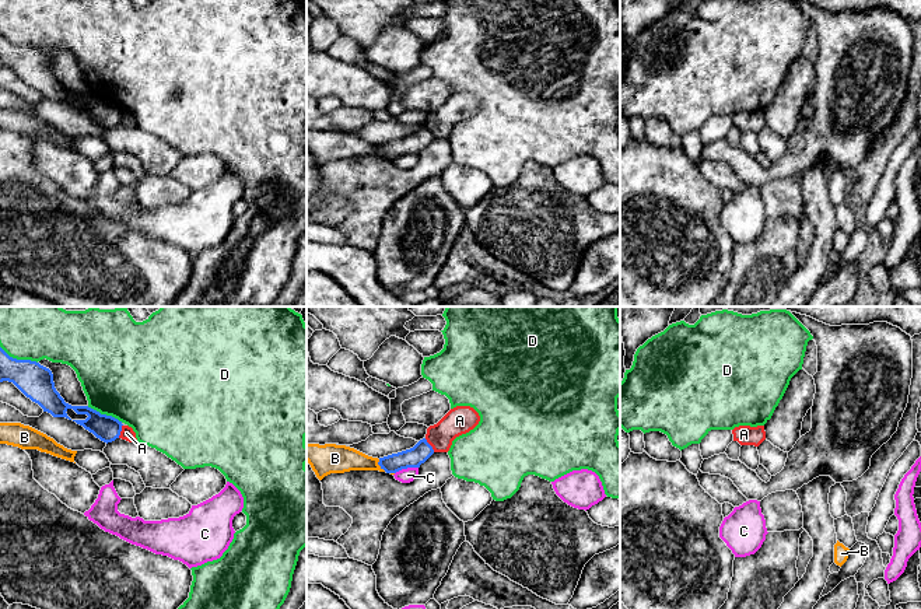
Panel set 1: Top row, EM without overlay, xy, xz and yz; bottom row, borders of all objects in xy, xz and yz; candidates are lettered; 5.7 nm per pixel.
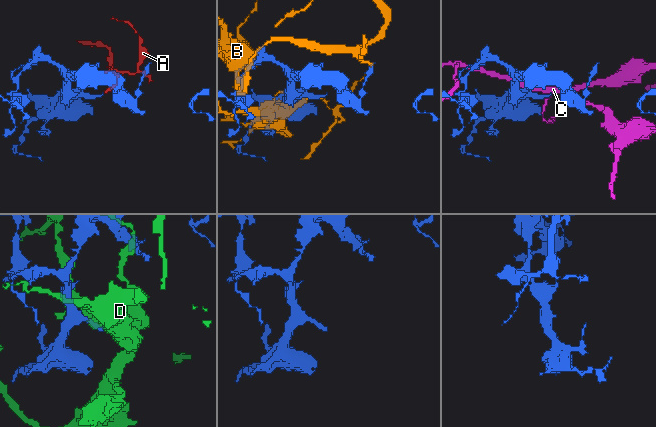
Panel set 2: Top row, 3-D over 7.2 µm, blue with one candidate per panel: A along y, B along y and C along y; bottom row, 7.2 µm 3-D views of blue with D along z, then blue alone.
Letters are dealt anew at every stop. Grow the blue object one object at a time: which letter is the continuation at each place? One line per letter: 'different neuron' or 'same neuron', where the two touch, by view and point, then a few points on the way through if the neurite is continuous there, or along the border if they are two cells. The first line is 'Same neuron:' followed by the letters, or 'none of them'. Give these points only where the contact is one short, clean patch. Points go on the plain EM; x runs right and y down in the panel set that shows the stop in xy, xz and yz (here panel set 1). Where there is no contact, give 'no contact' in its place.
Same neuron: none of them
A: different neuron; contact xz (430, 132); border xz (424, 125), (434, 137)
B: different neuron; contact xz (380, 151)
C: different neuron; contact xz (406, 154); border xz (417, 153), (399, 156), (395, 160)
D: different neuron; contact xy (18, 46)

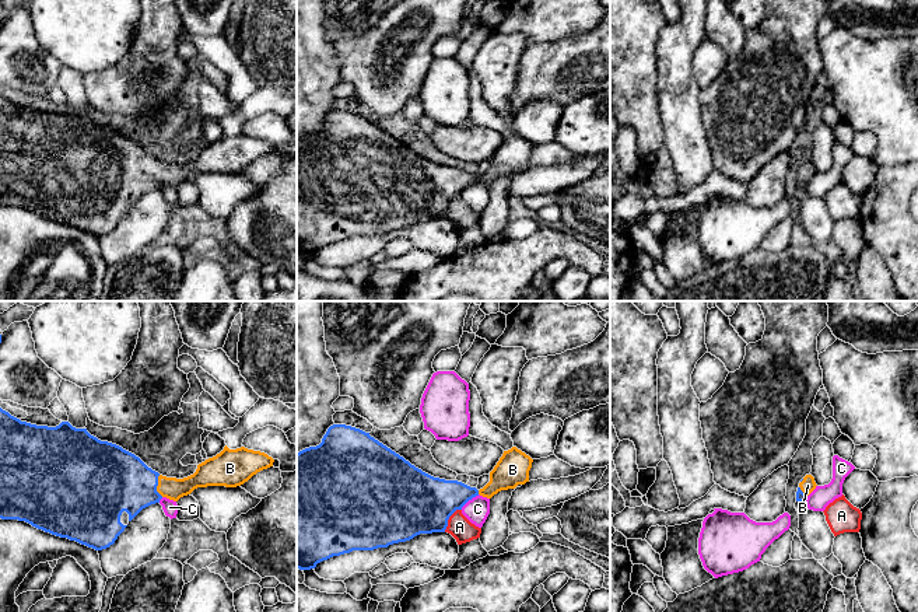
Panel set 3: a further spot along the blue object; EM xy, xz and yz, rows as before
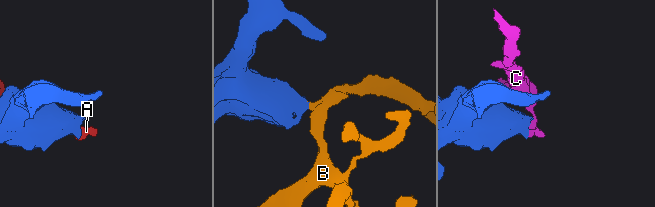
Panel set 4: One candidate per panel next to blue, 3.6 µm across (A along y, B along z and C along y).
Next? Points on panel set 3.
Same neuron: B
A: different neuron; contact xz (448, 205)
B: same neuron; contact xy (157, 171); way xy (114, 167), (157, 171), (171, 174)
C: different neuron; contact xz (469, 185); border xz (479, 181), (473, 182), (461, 195)

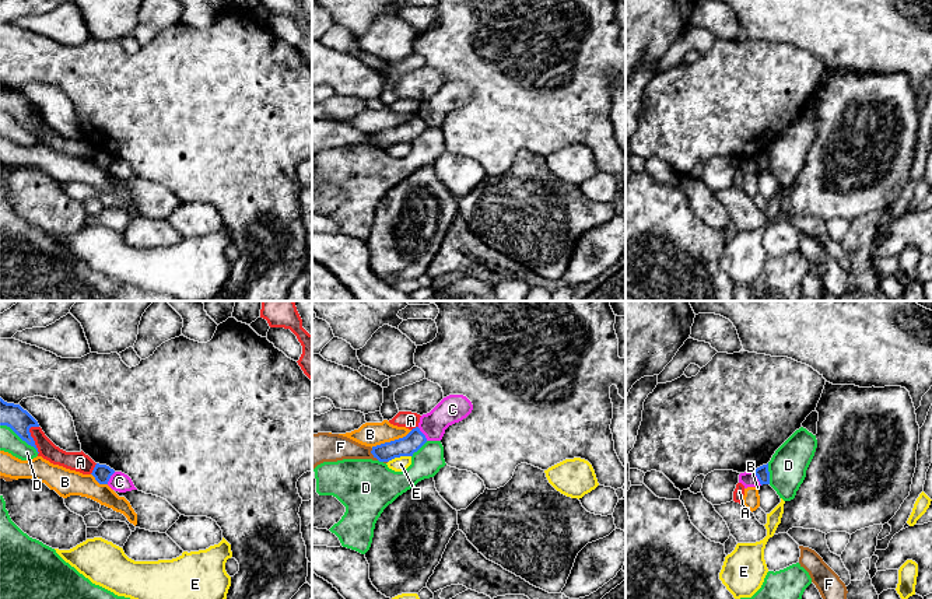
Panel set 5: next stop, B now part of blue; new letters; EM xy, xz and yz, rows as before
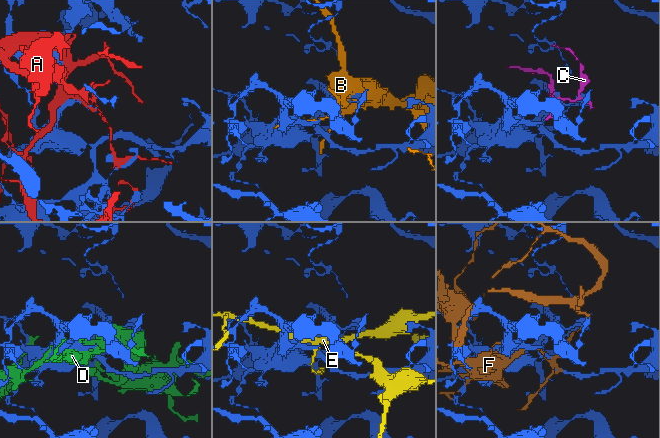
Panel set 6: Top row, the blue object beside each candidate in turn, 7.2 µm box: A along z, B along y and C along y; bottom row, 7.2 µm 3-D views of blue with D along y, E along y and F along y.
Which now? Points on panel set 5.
Same neuron: none of them
A: different neuron; contact xy (32, 126)
B: different neuron; contact xz (391, 128)
C: different neuron; contact xz (423, 121)
D: different neuron; contact yz (768, 160)
E: different neuron; contact xz (399, 143)
F: different neuron; contact xz (372, 140)

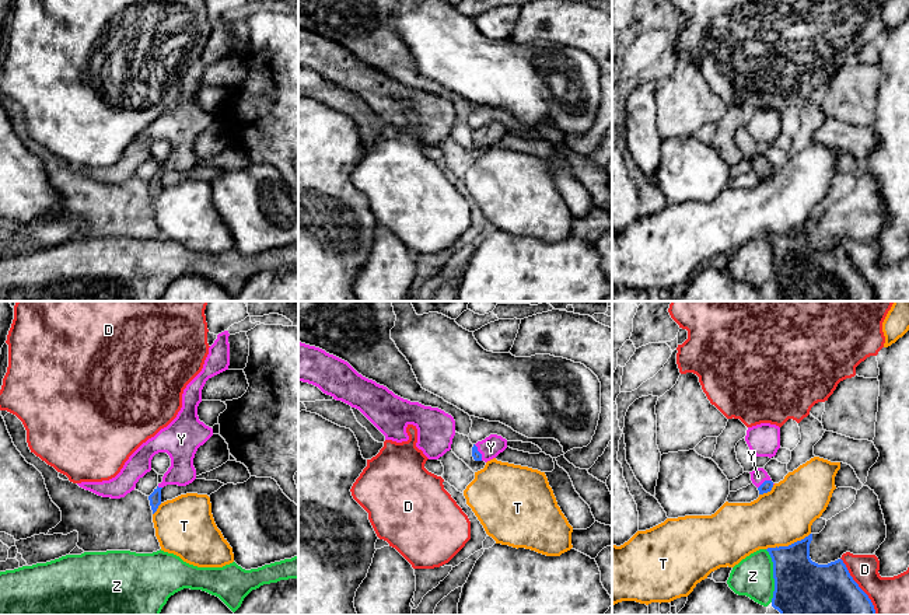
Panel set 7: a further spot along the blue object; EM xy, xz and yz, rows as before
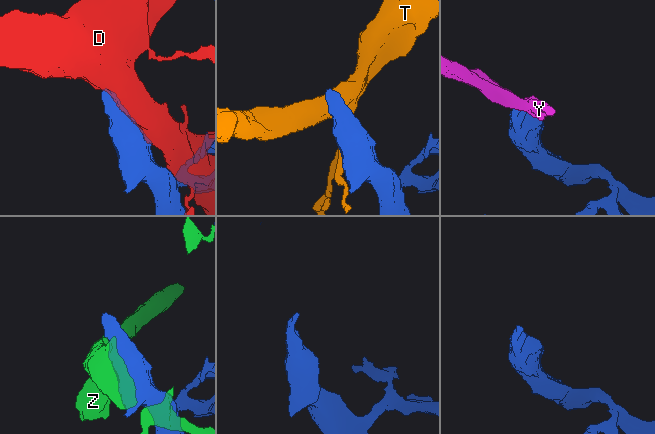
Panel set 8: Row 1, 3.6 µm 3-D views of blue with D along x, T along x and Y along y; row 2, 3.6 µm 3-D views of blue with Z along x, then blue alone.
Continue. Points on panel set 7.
Same neuron: Y
D: different neuron; contact yz (857, 272)
T: different neuron; contact yz (789, 231)
Y: same neuron; contact yz (764, 168); way yz (766, 173), (764, 168), (758, 163)
Z: different neuron; contact yz (773, 262)

